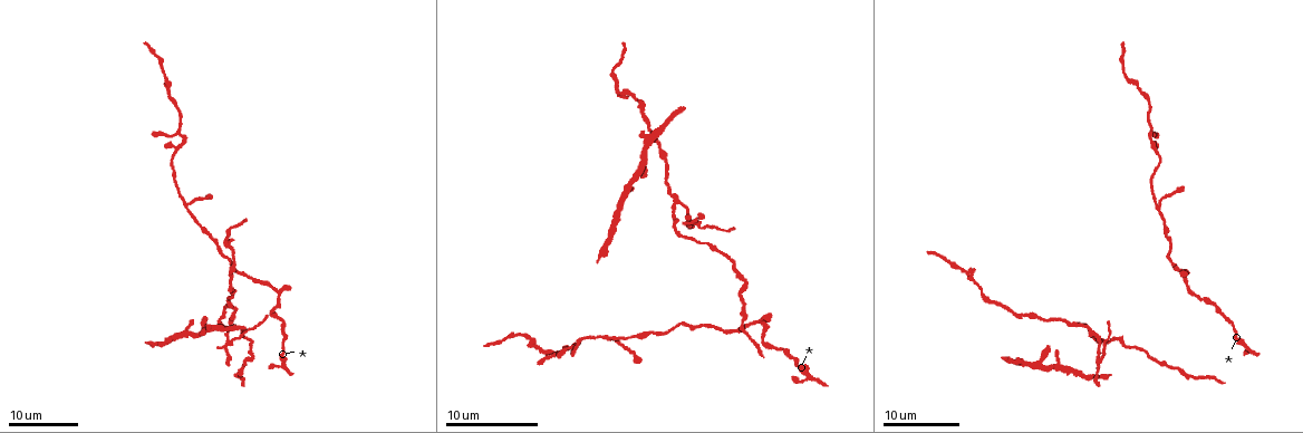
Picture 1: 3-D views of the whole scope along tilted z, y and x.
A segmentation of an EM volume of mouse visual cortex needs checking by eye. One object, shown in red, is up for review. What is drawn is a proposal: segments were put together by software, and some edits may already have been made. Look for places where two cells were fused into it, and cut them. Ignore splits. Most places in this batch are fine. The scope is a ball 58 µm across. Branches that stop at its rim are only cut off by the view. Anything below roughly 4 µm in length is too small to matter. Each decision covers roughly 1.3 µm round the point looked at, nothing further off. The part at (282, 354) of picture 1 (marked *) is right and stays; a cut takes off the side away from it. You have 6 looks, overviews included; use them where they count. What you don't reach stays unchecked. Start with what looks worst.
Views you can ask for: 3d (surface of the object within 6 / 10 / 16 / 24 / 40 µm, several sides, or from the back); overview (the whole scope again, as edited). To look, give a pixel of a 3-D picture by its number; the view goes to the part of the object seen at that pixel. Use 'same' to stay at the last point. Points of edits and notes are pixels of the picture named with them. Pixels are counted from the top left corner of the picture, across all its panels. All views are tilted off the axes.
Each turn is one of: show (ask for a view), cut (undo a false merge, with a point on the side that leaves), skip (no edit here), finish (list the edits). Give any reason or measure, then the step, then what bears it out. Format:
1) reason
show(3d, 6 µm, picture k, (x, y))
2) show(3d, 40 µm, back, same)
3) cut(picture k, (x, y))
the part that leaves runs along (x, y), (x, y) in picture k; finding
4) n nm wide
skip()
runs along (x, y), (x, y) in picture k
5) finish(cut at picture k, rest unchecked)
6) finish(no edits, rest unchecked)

a fork
show(3d, 24 µm, picture 1, (1158, 206))

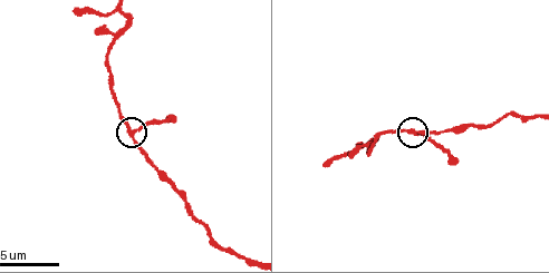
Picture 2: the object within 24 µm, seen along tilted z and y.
closer look
show(3d, 6 µm, picture 2, (410, 131))

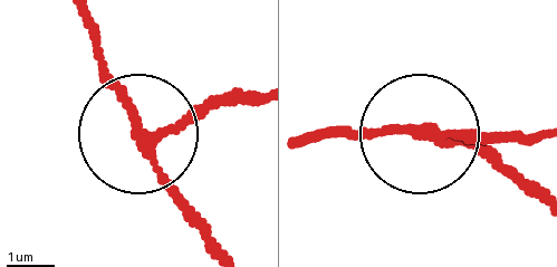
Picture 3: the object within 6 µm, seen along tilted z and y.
3 arms
skip()
runs along (228, 255), (147, 142), (224, 93) in picture 3; one cell here

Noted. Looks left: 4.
side arm on a straight run
show(3d, 16 µm, picture 1, (680, 200))

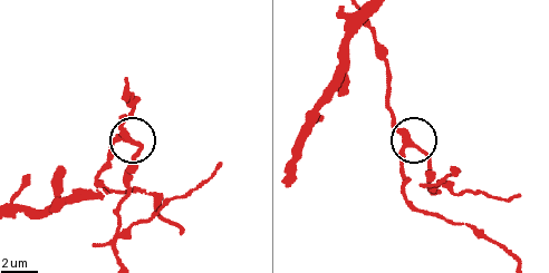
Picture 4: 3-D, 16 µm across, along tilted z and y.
show(3d, 6 µm, picture 4, (410, 144))

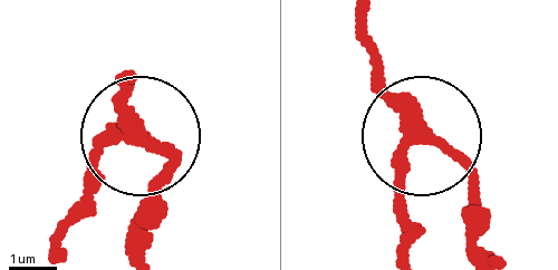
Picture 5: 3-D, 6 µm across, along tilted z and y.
side arm 15 µm; 3 arms
skip()
continuous, no second cell

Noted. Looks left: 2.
sudden change in width
show(3d, 16 µm, picture 1, (1187, 284))

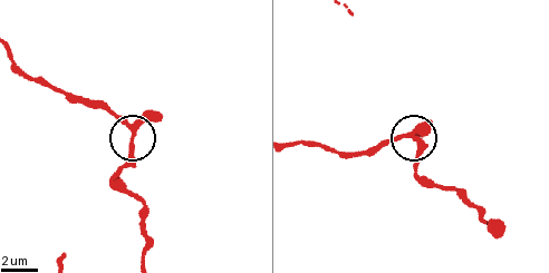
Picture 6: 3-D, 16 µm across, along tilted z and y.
show(3d, 6 µm, picture 6, (131, 145))

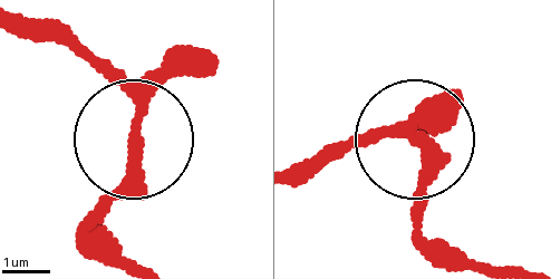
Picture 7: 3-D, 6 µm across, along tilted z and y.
skip()
runs along (458, 258), (415, 218), (421, 138), (384, 131), (329, 147) in picture 7; all the same cell

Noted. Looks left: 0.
finish(no edits, rest unchecked)

